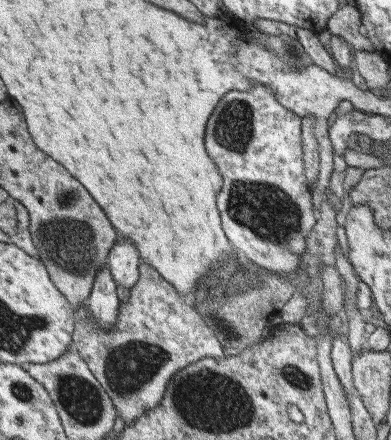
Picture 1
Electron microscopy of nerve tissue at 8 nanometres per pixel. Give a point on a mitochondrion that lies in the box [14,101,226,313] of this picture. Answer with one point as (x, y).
(51, 230)

